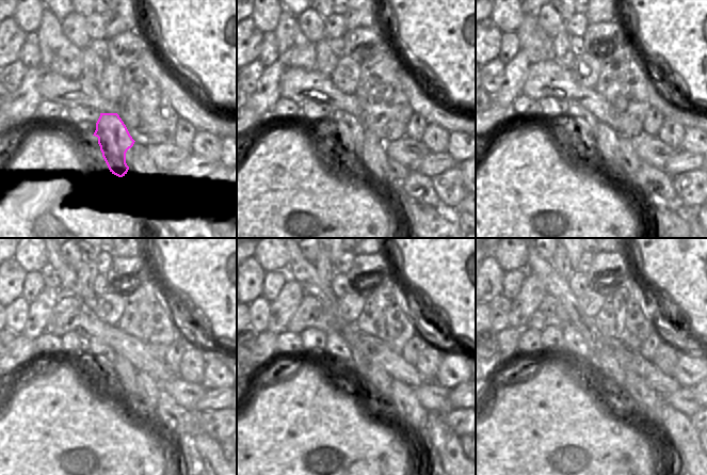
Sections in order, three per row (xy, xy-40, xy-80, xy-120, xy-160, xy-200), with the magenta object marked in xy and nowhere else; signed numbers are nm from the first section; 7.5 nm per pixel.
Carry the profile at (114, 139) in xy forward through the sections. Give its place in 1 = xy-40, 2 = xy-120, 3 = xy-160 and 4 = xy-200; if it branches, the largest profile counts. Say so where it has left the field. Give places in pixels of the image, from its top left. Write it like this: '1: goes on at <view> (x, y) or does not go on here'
1: goes on at xy-40 (351, 130)
2: goes on at xy-120 (105, 355)
3: goes on at xy-160 (337, 348)
4: goes on at xy-200 (576, 347)

